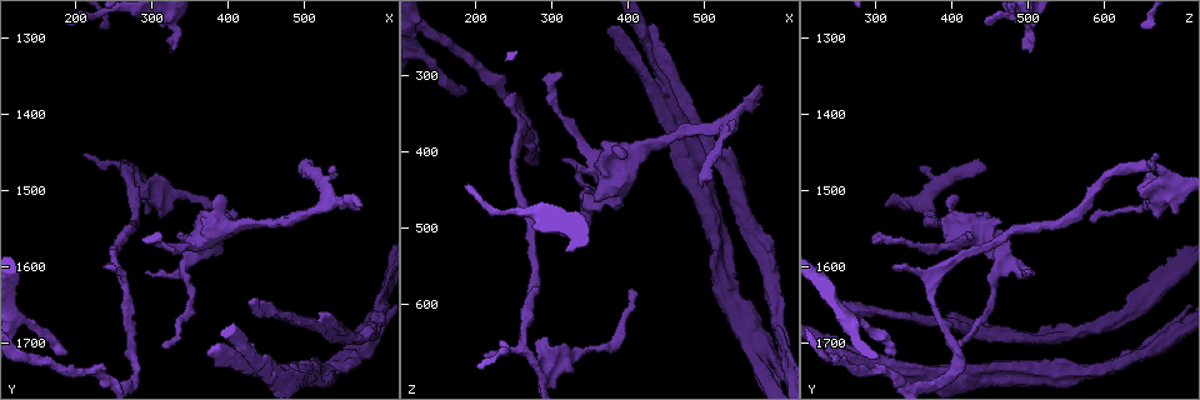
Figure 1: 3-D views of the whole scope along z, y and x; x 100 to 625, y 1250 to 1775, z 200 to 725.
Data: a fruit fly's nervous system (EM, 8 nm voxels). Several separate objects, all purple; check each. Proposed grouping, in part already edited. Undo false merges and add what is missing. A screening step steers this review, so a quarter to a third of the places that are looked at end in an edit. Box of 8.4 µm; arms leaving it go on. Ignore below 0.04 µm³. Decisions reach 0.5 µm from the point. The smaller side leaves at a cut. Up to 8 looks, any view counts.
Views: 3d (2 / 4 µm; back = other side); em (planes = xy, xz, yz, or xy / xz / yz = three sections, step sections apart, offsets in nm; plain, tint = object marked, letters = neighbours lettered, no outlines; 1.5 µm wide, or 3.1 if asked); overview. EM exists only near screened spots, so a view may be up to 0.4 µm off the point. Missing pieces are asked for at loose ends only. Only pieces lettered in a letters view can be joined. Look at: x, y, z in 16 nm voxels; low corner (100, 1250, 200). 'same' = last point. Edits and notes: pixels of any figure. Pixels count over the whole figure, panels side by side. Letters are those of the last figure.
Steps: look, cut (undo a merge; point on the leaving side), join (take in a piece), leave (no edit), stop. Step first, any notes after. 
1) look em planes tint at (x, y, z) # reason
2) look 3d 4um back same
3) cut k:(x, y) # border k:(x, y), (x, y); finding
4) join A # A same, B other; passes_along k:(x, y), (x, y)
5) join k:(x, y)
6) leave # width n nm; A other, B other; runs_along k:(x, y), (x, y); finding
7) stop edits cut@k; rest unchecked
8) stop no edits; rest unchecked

look 3d 2um at (320, 1315, 495) # branch stops here

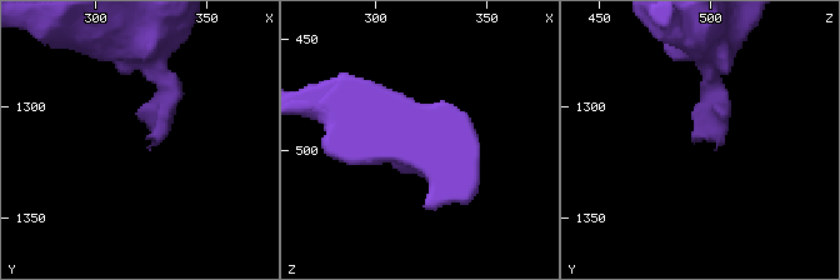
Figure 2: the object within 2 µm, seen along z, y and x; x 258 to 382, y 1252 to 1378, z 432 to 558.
look em xy step 8 tint at (323, 1314, 495) # need the tissue

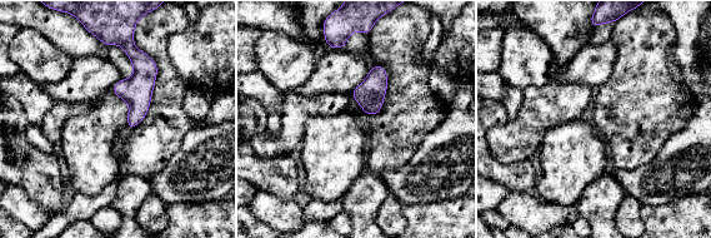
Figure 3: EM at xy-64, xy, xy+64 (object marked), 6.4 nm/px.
look em planes letters same

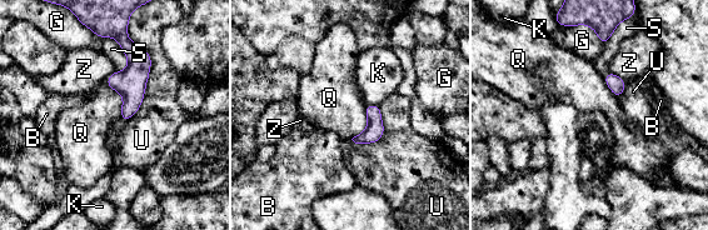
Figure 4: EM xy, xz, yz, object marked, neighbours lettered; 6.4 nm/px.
leave # B other, G other, K other, Q other, S other, U other, Z other; border 4:(105, 80), (121, 96), (120, 118); no lettered piece goes on from it

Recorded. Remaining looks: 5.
look 3d 2um at (255, 1600, 320) # tapers out

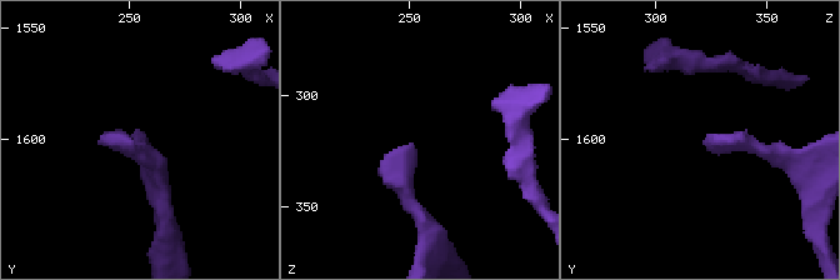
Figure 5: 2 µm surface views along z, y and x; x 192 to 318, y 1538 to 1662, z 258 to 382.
look em planes letters at (252, 1603, 323) # now the EM

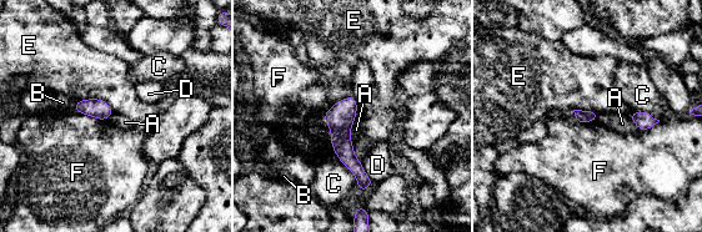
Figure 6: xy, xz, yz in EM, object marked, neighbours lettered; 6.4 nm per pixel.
leave # width 80 nm; A other, B other, C other, D other, E other, F other; border 6:(351, 94), (324, 115), (332, 151); none of them fits

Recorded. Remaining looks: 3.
look 3d 2um at (275, 1730, 410) # abrupt turn

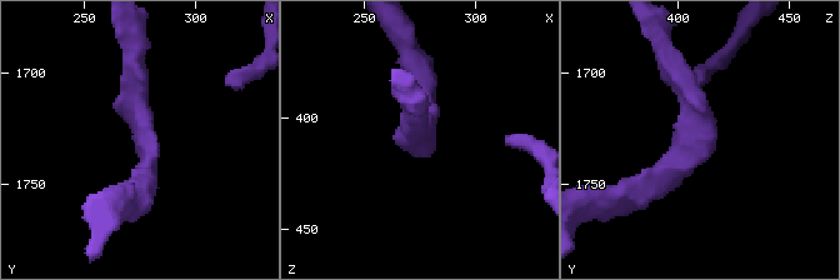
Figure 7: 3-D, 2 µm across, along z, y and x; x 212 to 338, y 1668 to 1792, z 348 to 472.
look em planes plain at (276, 1728, 410) # arm_widths 190, 190 nm

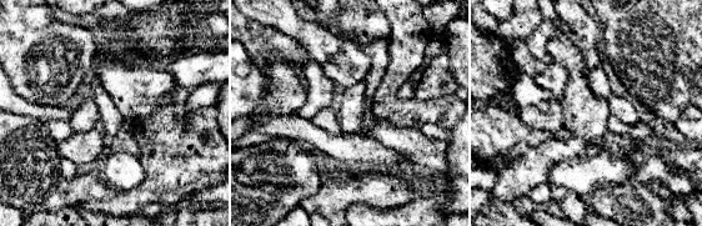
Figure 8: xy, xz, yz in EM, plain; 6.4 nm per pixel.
look em planes letters same # what lies round it

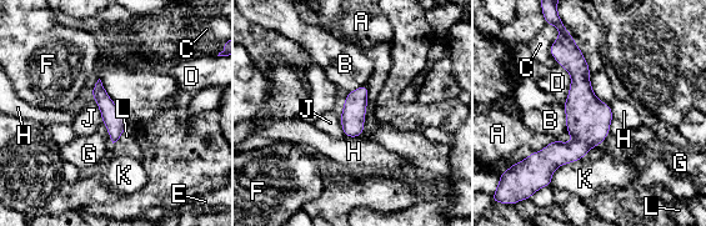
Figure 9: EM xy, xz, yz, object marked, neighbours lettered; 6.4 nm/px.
leave # A other, B other, C other, D other, E other, F other, G other, H other, J other, K other, L other; border 9:(94, 101), (103, 121); continuous, no second neuron

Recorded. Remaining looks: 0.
stop no edits; rest unchecked

